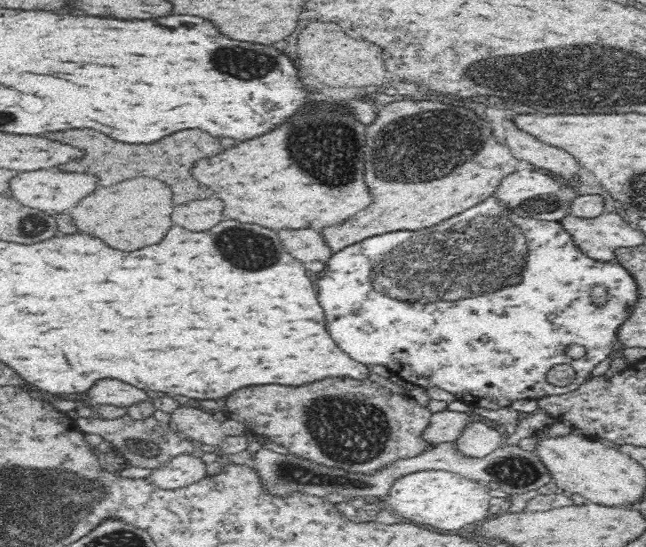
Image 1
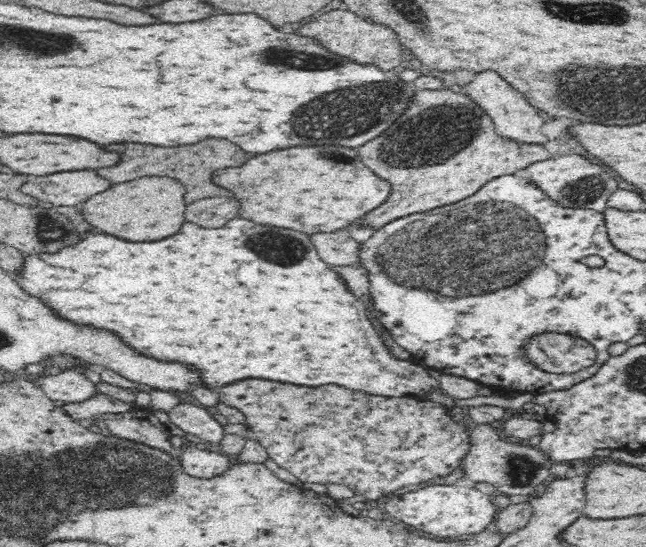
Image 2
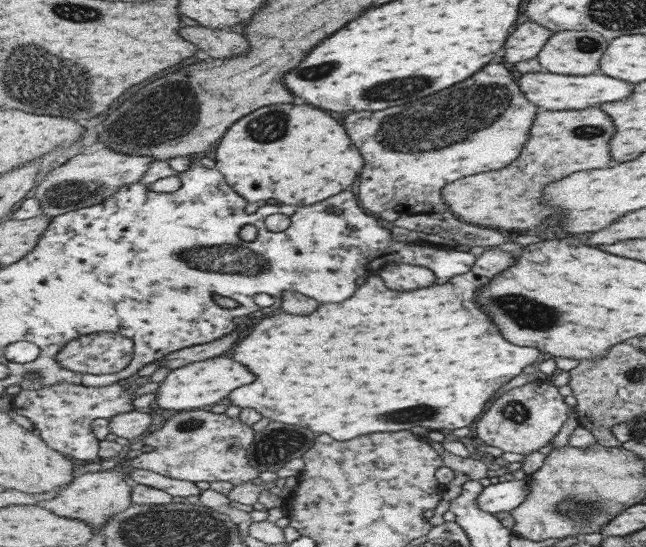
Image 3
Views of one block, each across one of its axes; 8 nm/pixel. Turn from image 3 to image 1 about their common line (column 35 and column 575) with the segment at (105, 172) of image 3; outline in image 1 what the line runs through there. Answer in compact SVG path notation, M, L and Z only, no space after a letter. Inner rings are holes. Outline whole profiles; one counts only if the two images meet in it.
M515 171L500 180L493 196L500 203L515 209L515 213L521 217L530 217L536 221L558 221L569 214L569 205L578 194L574 187L563 186L560 180L544 172Z

